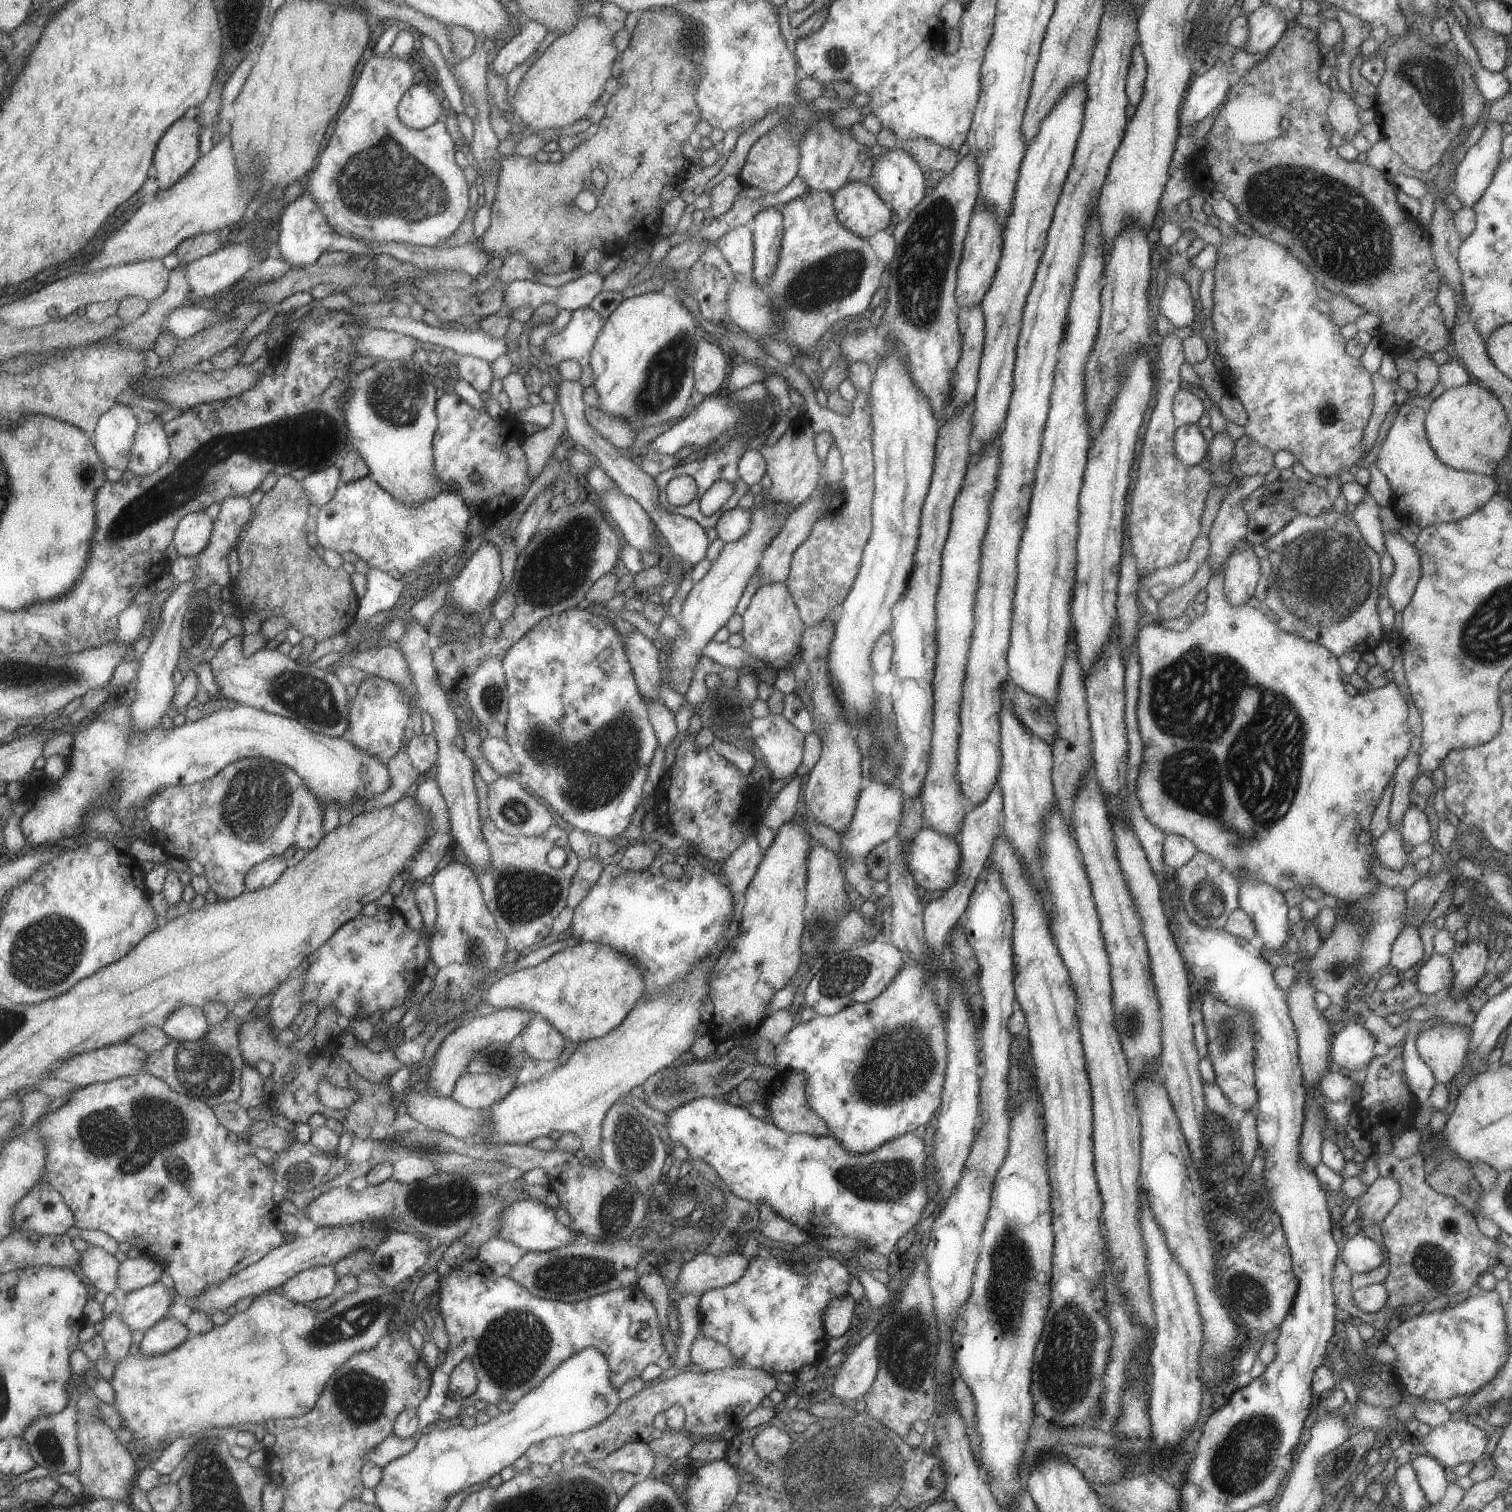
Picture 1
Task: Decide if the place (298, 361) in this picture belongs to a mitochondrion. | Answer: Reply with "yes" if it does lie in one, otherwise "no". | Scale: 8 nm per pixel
no

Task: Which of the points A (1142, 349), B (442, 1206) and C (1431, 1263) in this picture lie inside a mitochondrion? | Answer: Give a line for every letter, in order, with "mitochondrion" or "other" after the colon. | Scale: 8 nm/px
A: other
B: mitochondrion
C: mitochondrion

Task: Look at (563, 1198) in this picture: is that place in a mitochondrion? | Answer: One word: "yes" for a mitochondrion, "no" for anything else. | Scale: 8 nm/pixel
no

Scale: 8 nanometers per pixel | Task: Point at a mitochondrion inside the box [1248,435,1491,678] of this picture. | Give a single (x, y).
(1324, 578)

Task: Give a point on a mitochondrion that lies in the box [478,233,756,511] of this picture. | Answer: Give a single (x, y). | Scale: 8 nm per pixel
(665, 378)

